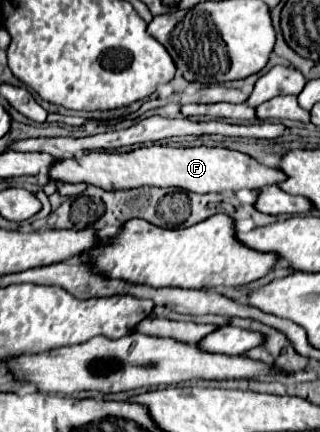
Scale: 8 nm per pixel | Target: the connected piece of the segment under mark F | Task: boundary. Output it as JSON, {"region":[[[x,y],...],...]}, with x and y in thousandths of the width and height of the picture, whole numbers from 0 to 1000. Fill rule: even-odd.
{"region":[[[459,336],[397,354],[284,350],[253,368],[184,368],[159,387],[166,419],[278,424],[316,438],[422,438],[422,433],[559,433],[597,447],[697,447],[747,438],[816,442],[834,428],[872,428],[897,414],[866,387],[834,387],[797,373],[784,359],[697,345],[697,340],[528,340],[528,336]]]}

